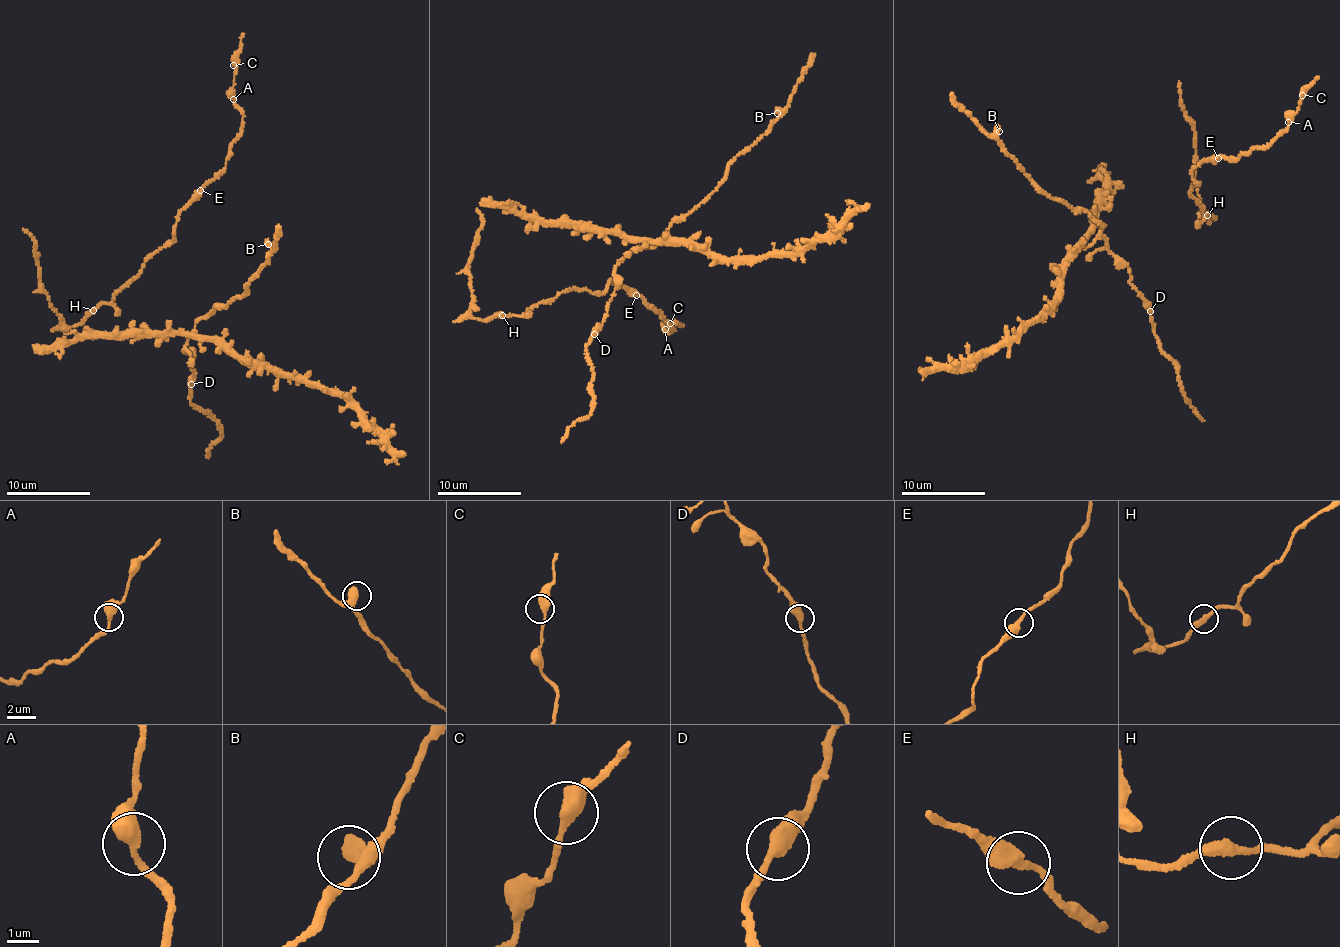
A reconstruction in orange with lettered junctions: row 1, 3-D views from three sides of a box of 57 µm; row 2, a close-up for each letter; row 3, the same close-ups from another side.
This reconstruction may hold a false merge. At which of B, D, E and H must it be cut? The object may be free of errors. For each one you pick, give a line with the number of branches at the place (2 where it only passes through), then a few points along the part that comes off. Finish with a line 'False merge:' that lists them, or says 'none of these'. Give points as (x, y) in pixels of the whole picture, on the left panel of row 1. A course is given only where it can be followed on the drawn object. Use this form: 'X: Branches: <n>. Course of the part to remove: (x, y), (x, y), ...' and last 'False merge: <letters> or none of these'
False merge: none of these

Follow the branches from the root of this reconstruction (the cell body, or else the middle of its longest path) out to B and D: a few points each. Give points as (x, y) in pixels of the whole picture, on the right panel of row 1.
B: (1111, 196), (1091, 222), (1096, 235), (1101, 224), (1040, 189), (1004, 150), (999, 131)
D: (1111, 196), (1103, 201), (1090, 229), (1105, 239), (1108, 251), (1118, 257), (1128, 268), (1130, 285), (1150, 311)

